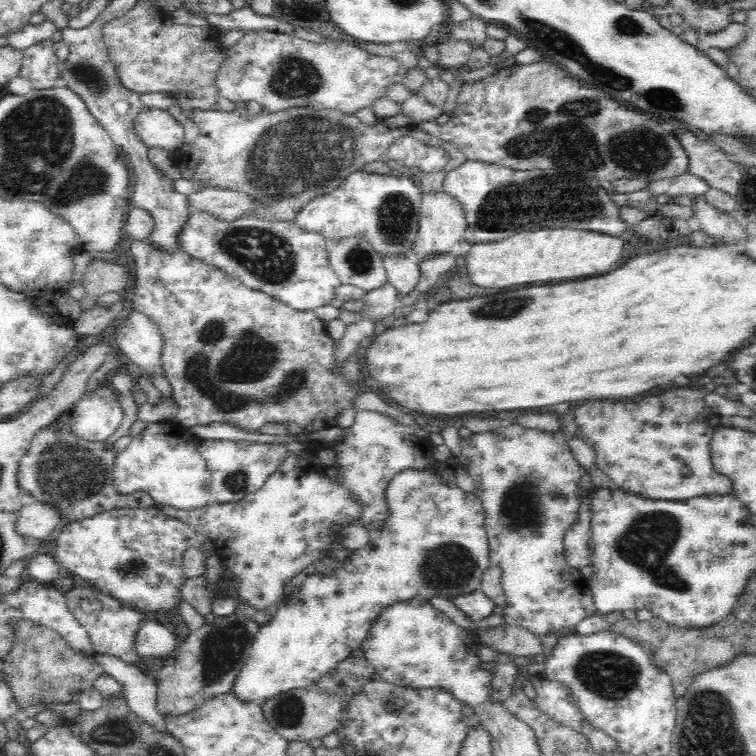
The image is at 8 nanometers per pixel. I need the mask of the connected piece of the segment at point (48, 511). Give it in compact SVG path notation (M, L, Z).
M29 500L19 510L16 529L28 537L45 539L61 525L60 509L42 500Z

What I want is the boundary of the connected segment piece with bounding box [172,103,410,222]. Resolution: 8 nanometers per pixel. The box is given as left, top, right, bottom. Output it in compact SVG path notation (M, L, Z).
M243 103L230 110L195 110L192 121L199 133L190 145L184 144L172 160L184 180L198 180L203 188L219 188L245 194L259 204L247 215L264 222L293 222L296 214L314 198L336 190L350 174L363 171L368 164L380 162L392 164L388 151L390 145L401 136L410 134L410 126L388 128L380 120L368 126L358 121L354 115L342 114L337 110L320 107L282 110L282 112L262 112L250 114Z

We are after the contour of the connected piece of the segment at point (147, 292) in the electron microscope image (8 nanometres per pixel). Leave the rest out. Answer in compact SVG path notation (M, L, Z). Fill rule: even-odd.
M149 239L131 241L131 246L134 266L136 266L136 288L132 292L131 300L134 302L132 302L131 309L136 307L142 313L146 313L152 322L156 324L162 336L162 369L164 369L164 375L166 375L170 385L172 385L172 389L174 389L176 411L172 417L173 422L176 424L191 428L220 421L255 433L266 424L284 422L289 429L288 434L307 435L310 432L316 432L316 430L336 426L335 420L340 412L351 408L351 399L356 394L367 390L362 381L356 382L356 384L347 384L343 379L342 373L333 374L331 366L342 358L338 358L334 354L335 341L328 337L326 324L317 318L313 310L294 310L290 306L276 300L273 296L243 286L242 282L225 271L209 266L203 260L193 258L182 250L177 254L158 253L149 244Z

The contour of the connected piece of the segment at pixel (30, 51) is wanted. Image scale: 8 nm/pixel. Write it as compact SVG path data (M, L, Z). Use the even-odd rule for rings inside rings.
M48 39L23 50L19 76L28 79L36 90L57 87L57 81L61 78L53 46L53 39Z

